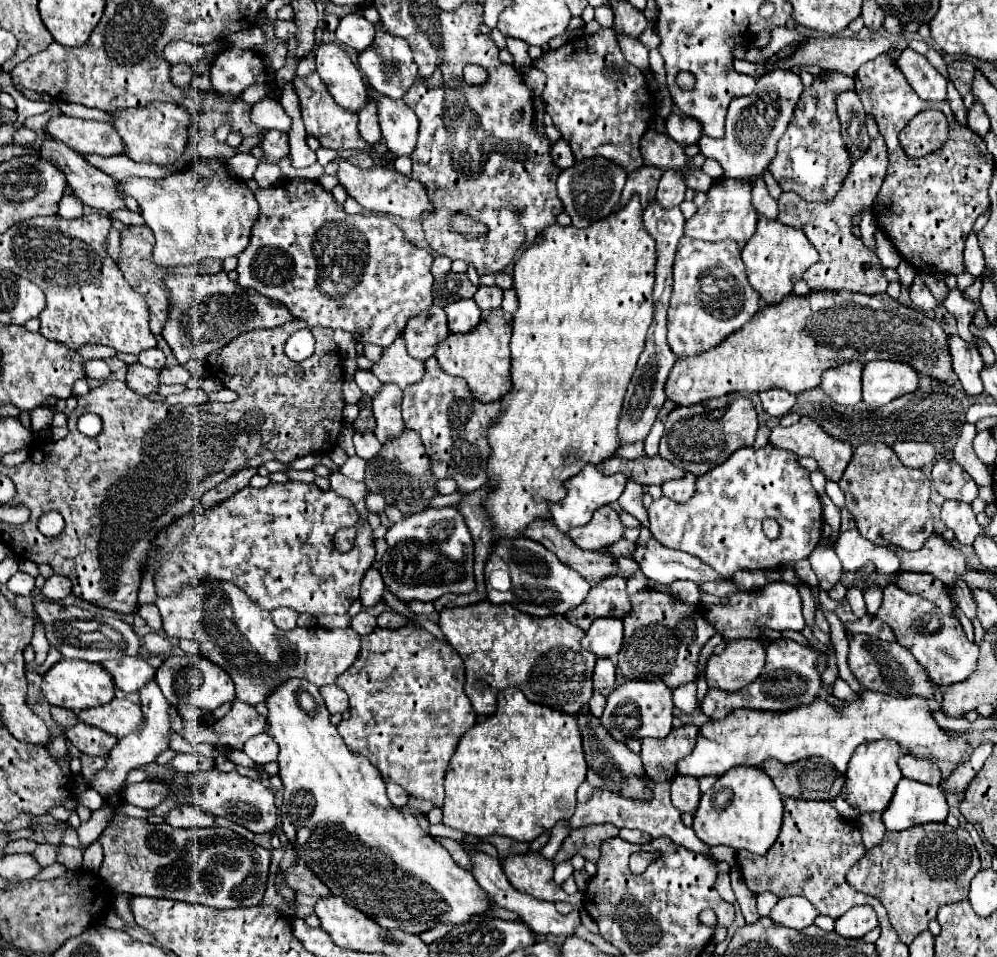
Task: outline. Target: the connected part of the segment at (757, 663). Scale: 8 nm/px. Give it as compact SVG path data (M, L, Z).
M735 639L729 641L721 655L707 661L705 675L709 687L725 691L739 691L757 679L765 663L765 645L761 639Z

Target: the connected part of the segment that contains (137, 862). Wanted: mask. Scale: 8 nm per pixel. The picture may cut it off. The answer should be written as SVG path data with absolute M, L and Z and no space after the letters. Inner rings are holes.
M115 813L99 835L99 843L105 855L99 877L117 893L165 897L215 909L253 907L261 903L265 893L269 849L225 827L177 829Z

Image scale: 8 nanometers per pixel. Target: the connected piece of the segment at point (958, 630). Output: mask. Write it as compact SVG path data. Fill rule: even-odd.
M887 585L883 593L885 595L877 611L877 617L887 617L895 641L911 651L911 655L927 669L929 677L939 687L959 683L971 675L971 671L977 667L979 647L967 641L965 631L957 617L937 611L937 607L933 607L933 603L929 603L921 595L907 593L897 585Z

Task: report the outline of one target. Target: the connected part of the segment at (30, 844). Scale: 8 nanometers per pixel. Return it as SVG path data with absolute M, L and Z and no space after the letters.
M17 839L17 841L11 841L7 847L5 847L5 853L33 853L37 847L35 841L31 839Z

